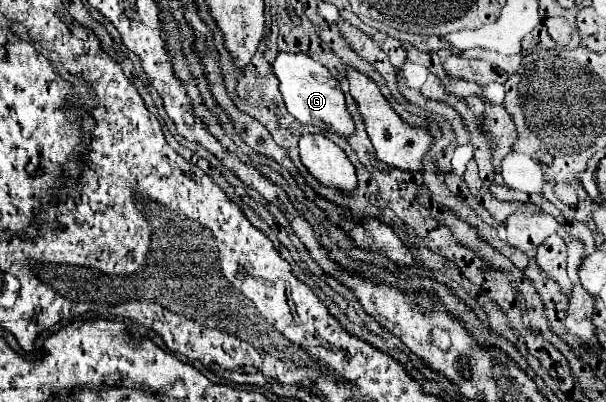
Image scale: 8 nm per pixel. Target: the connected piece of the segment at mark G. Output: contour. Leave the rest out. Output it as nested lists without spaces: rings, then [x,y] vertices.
[[[278,53],[272,63],[272,73],[278,79],[280,93],[284,97],[286,109],[294,115],[300,123],[316,125],[324,131],[332,131],[340,137],[350,137],[354,133],[354,121],[346,109],[344,93],[332,73],[320,65],[318,61],[310,59],[304,53]]]

